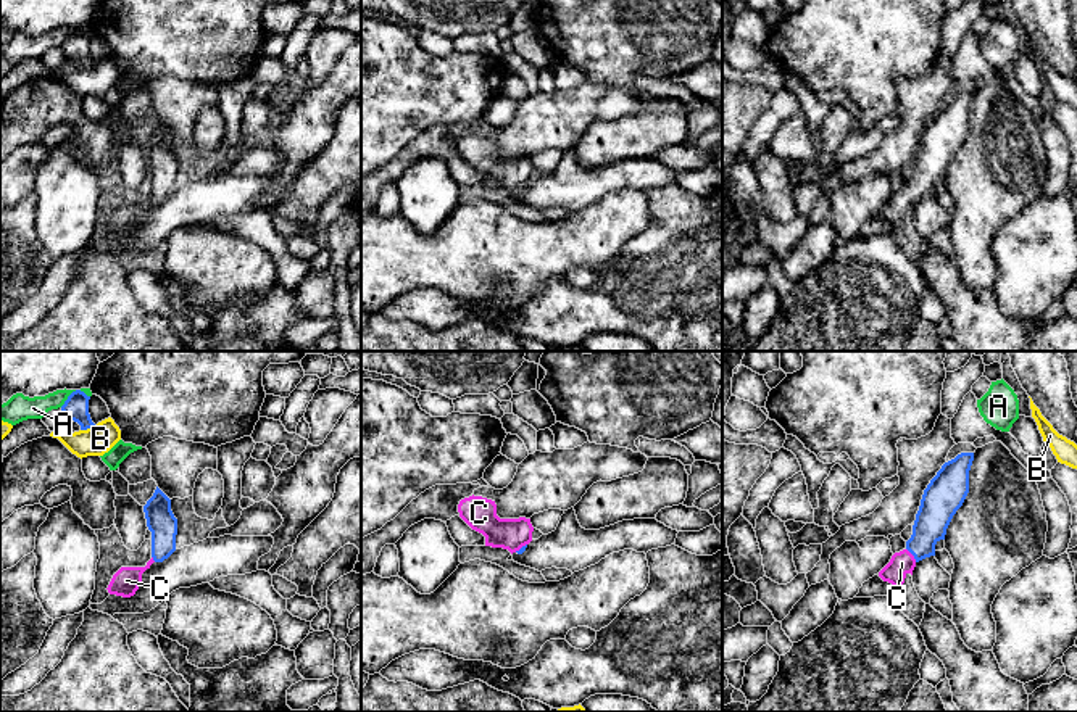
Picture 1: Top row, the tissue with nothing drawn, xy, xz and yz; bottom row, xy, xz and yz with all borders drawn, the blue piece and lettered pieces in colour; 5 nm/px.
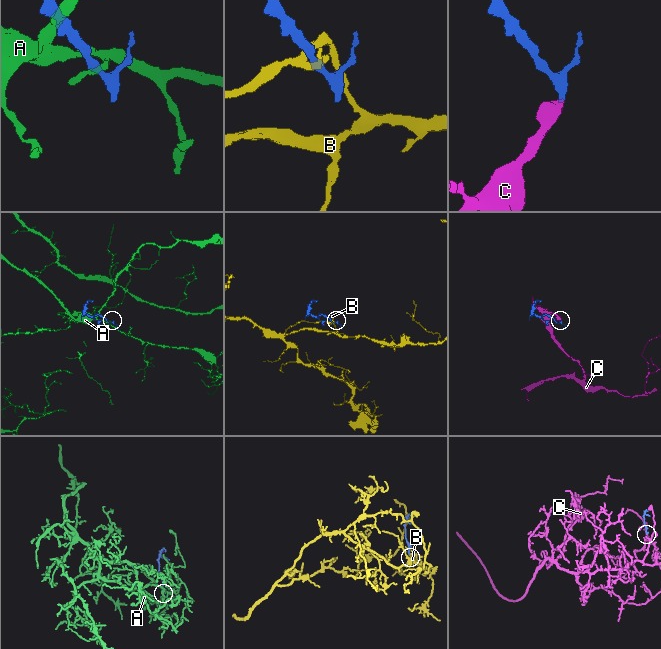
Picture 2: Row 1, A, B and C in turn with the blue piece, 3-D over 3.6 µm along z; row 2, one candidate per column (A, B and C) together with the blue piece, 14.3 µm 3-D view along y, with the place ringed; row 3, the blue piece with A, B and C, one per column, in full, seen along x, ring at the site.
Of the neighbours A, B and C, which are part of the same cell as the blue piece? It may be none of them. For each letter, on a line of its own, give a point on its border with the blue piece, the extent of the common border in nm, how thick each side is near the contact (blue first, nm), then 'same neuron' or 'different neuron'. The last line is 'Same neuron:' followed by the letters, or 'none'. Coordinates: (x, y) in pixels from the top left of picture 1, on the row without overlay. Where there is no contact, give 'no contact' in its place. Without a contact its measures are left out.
A: contact xy (68, 37); length 120 nm; calibres 130 and 130 nm; different neuron
B: contact xy (87, 66); length 80 nm; calibres 130 and 150 nm; different neuron
C: contact yz (911, 192); length 90 nm; calibres 170 and 120 nm; same neuron
Same neuron: C

